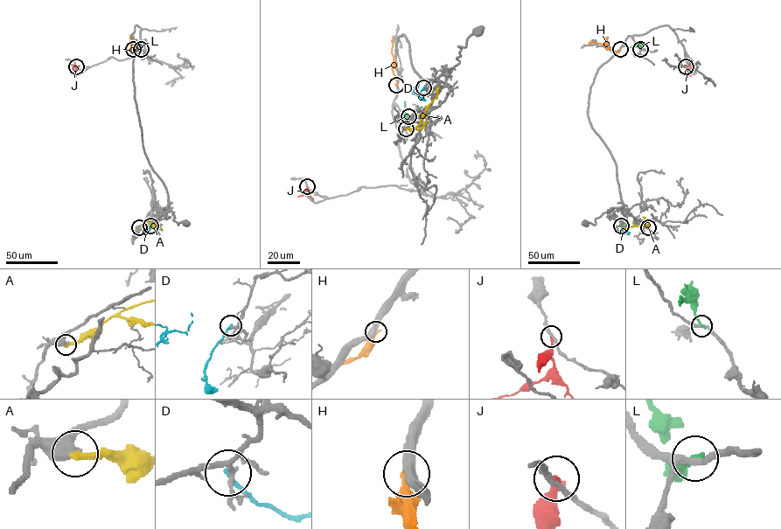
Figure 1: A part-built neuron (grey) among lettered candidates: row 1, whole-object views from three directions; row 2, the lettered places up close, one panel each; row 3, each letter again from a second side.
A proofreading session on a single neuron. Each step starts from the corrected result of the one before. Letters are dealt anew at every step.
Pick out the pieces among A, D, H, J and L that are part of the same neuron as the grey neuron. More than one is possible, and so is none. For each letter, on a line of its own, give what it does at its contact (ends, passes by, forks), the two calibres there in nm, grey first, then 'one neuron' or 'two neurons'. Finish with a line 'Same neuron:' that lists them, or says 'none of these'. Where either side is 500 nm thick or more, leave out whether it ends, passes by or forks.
A: it ends | 440/300 nm | two neurons
D: it ends | 180/160 nm | two neurons
H: it ends | 400/320 nm | two neurons
J: it ends | 240/240 nm | two neurons
L: it ends | 240/240 nm | two neurons
Same neuron: none of these

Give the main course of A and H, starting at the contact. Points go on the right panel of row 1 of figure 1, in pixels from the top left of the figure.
A: (648, 227), (648, 225), (621, 226)
H: (620, 49), (613, 52), (606, 45), (589, 43)

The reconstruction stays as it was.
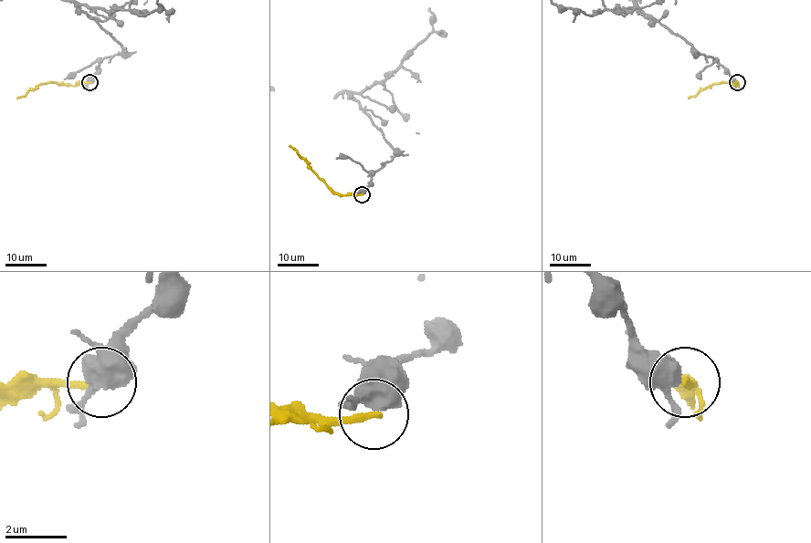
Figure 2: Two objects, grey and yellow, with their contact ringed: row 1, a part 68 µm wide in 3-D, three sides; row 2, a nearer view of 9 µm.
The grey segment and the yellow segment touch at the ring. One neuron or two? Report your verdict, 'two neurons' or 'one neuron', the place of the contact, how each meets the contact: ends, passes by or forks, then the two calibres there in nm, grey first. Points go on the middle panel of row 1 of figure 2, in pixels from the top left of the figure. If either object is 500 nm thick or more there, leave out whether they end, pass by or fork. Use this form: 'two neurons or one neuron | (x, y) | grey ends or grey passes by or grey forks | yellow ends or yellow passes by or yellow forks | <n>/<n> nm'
two neurons | (362, 194) | 500/240 nm

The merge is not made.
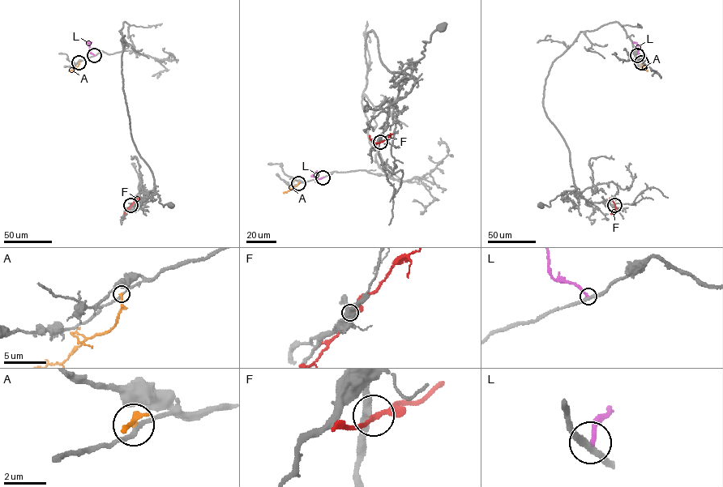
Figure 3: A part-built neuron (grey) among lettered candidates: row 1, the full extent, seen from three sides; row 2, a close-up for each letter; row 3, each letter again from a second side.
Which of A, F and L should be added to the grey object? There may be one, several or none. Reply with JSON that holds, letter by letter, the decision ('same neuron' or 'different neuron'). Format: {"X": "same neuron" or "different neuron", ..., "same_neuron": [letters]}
{"A": "different neuron", "F": "different neuron", "L": "different neuron", "same_neuron": []}

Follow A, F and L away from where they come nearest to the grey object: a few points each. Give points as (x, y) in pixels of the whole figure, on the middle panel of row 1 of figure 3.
A: (298, 183), (284, 193)
F: (380, 142), (372, 142), (370, 135)
L: (322, 177), (316, 179), (312, 176), (318, 172)

